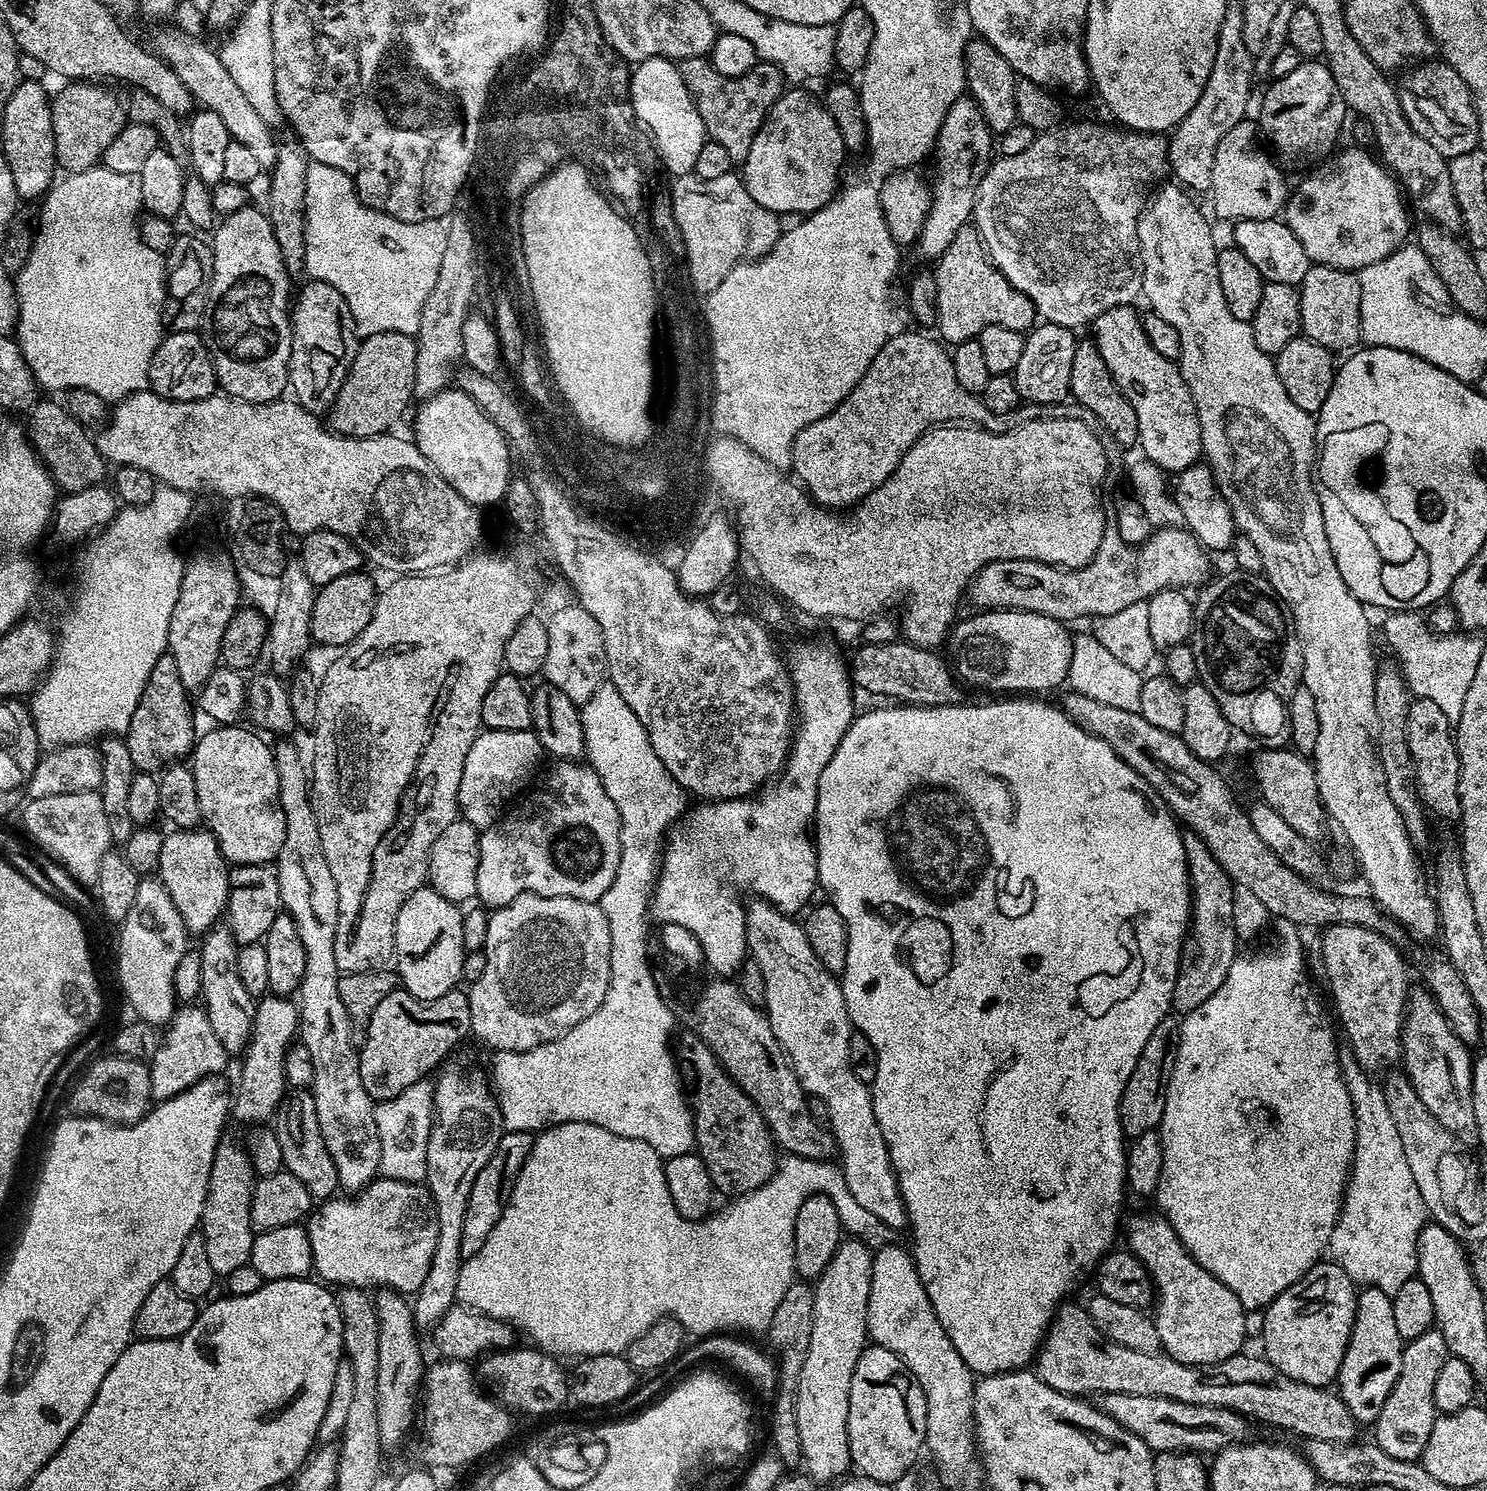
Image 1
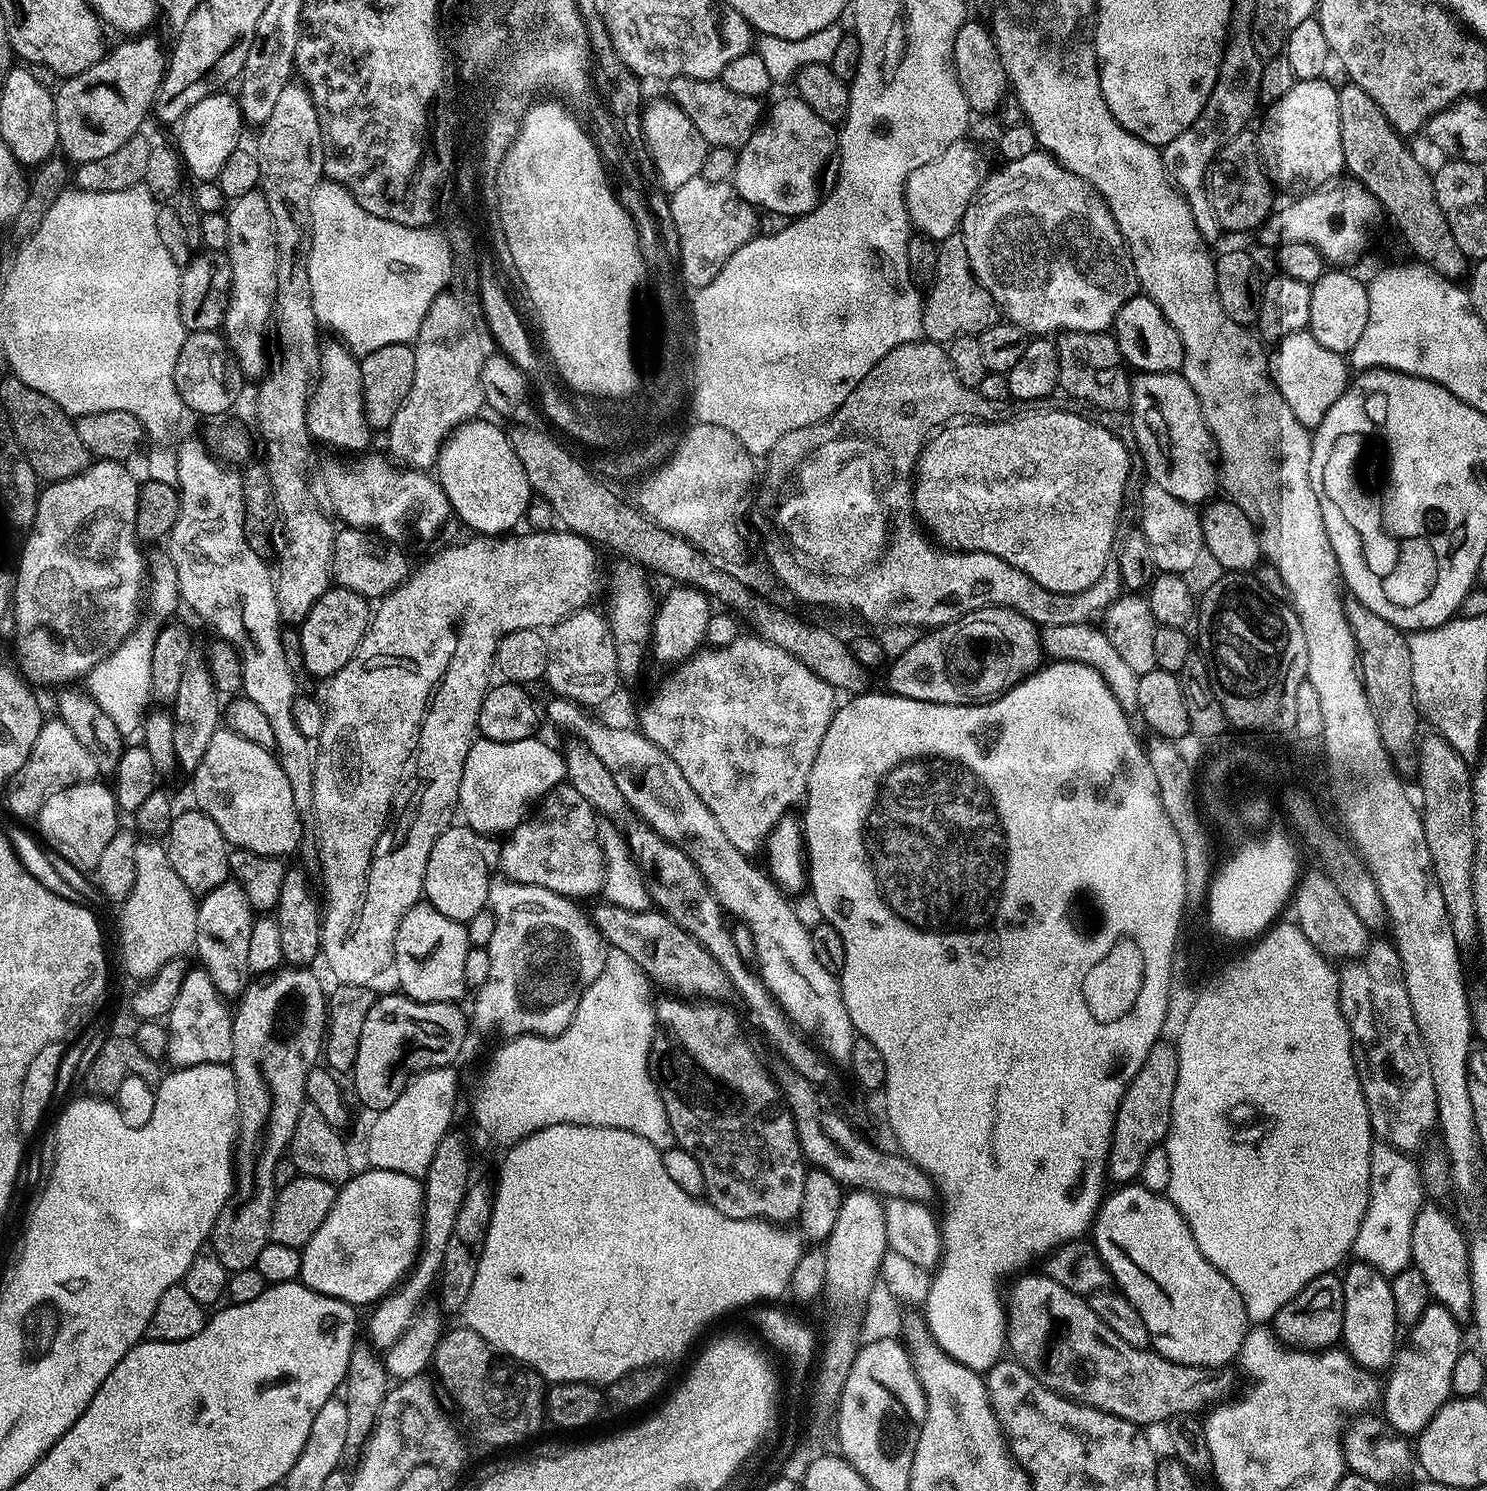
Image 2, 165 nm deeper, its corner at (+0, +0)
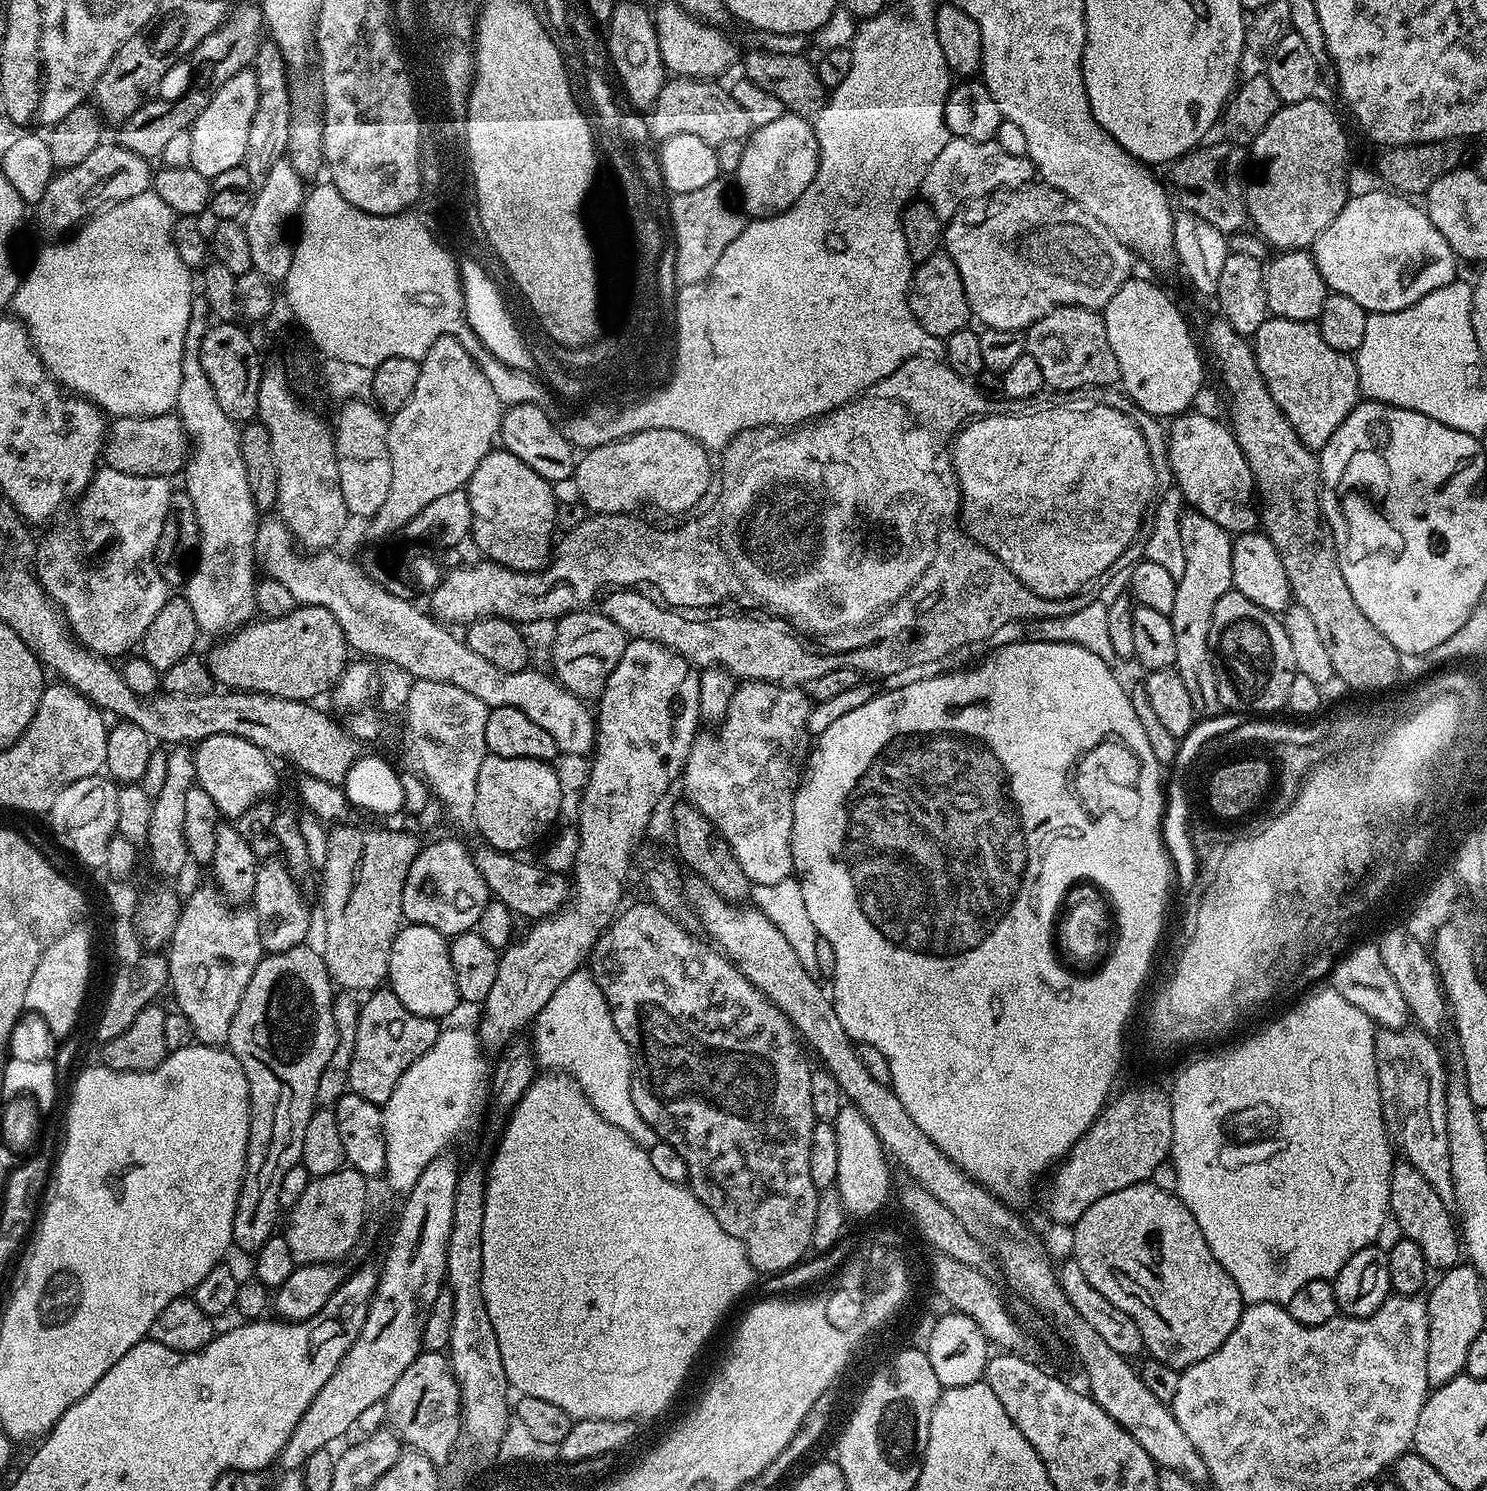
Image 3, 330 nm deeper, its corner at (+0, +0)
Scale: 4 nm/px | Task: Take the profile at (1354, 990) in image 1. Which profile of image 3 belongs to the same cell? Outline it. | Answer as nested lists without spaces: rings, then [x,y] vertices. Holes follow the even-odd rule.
[[[1396,1026],[1391,1030],[1380,1030],[1376,1033],[1376,1065],[1378,1066],[1378,1082],[1380,1083],[1380,1097],[1382,1098],[1382,1114],[1384,1115],[1384,1125],[1388,1131],[1388,1138],[1398,1149],[1407,1163],[1414,1166],[1414,1170],[1418,1170],[1418,1174],[1422,1174],[1422,1178],[1426,1178],[1426,1182],[1430,1182],[1430,1186],[1434,1186],[1438,1198],[1442,1198],[1442,1202],[1451,1205],[1454,1201],[1454,1178],[1450,1172],[1450,1142],[1446,1134],[1446,1086],[1448,1085],[1449,1073],[1446,1071],[1446,1060],[1440,1057],[1440,1052],[1436,1049],[1437,1041],[1433,1037],[1428,1036],[1416,1026]]]

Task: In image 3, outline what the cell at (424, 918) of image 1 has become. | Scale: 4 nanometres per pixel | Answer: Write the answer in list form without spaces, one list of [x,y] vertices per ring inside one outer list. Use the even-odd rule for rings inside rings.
[[[405,923],[400,933],[394,938],[394,946],[390,950],[390,966],[388,967],[387,987],[410,1010],[419,1016],[431,1016],[441,1018],[448,1016],[456,1007],[461,1007],[462,1001],[458,994],[458,982],[454,982],[454,966],[448,949],[449,937],[443,936],[438,930],[434,930],[425,924]]]

